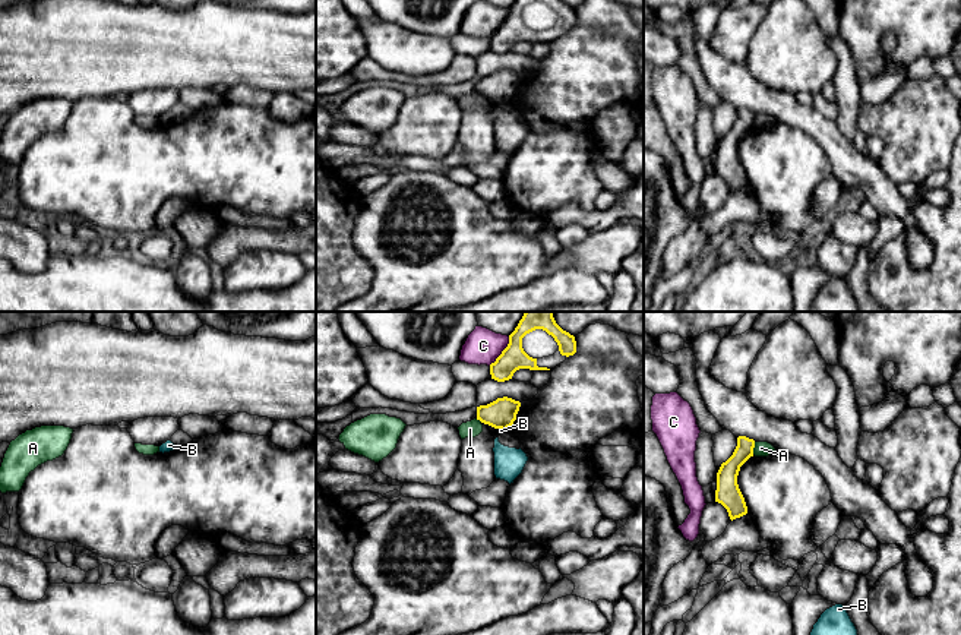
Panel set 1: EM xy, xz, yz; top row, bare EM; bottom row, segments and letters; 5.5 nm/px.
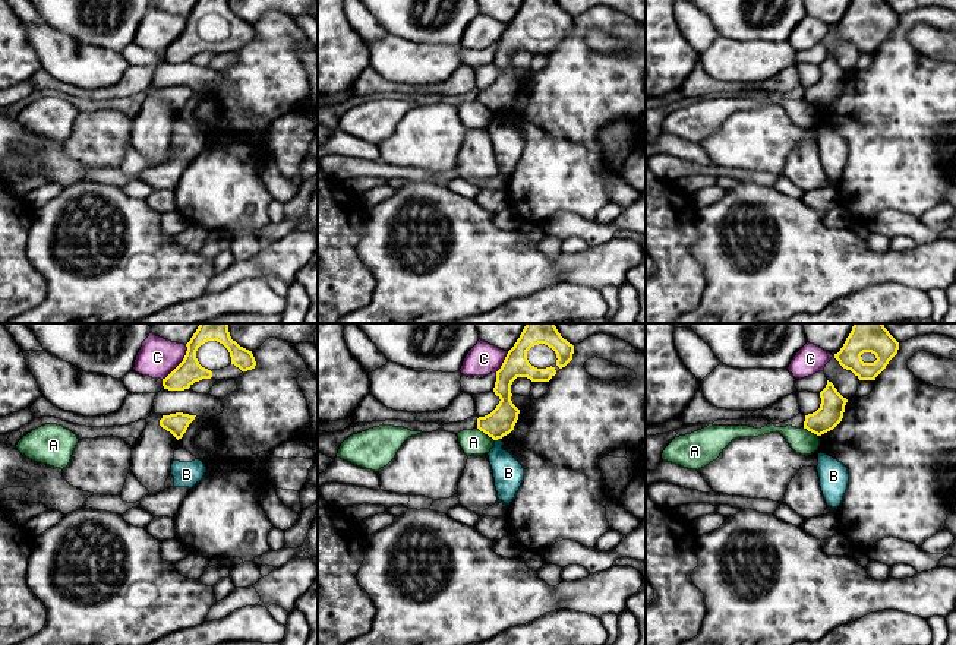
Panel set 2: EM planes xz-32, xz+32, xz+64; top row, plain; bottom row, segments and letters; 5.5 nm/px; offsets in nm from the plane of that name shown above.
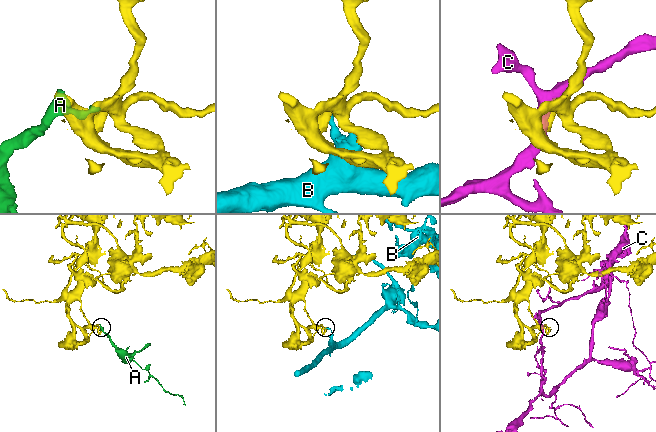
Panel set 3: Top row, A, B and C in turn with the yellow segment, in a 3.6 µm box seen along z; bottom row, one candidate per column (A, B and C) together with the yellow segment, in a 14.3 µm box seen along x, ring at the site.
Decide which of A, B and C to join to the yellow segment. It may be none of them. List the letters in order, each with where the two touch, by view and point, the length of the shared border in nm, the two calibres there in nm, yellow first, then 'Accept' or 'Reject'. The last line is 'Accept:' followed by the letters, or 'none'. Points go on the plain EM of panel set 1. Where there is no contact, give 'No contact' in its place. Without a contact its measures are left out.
A: Touches yellow at yz (754, 119). Shared border 70 nm. Thickness 110 nm (yellow) against 80 nm. Reject
B: Touches yellow at xz (502, 101). Shared border 40 nm. Thickness 160 nm (yellow) against 20 nm. Reject
C: Touches yellow at xz (502, 24). Shared border 200 nm. Thickness 140 nm (yellow) against 190 nm. Reject
Accept: none

